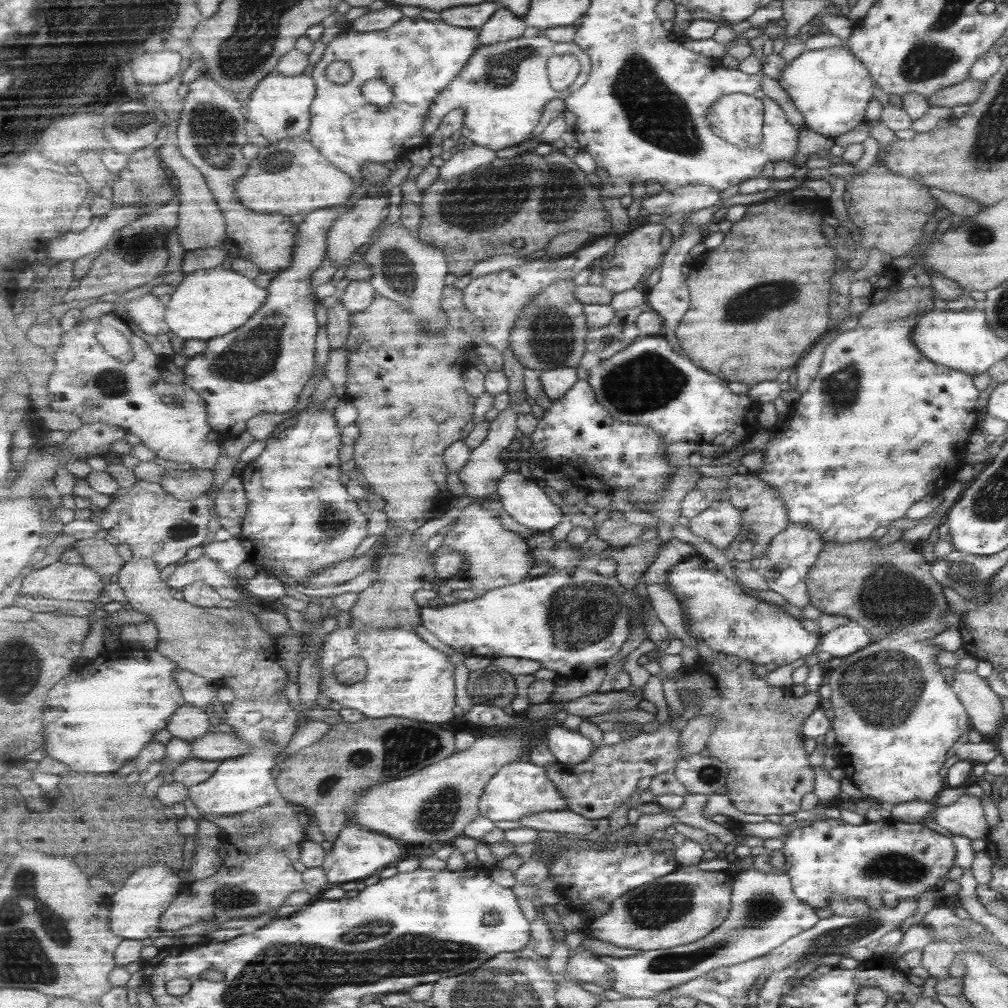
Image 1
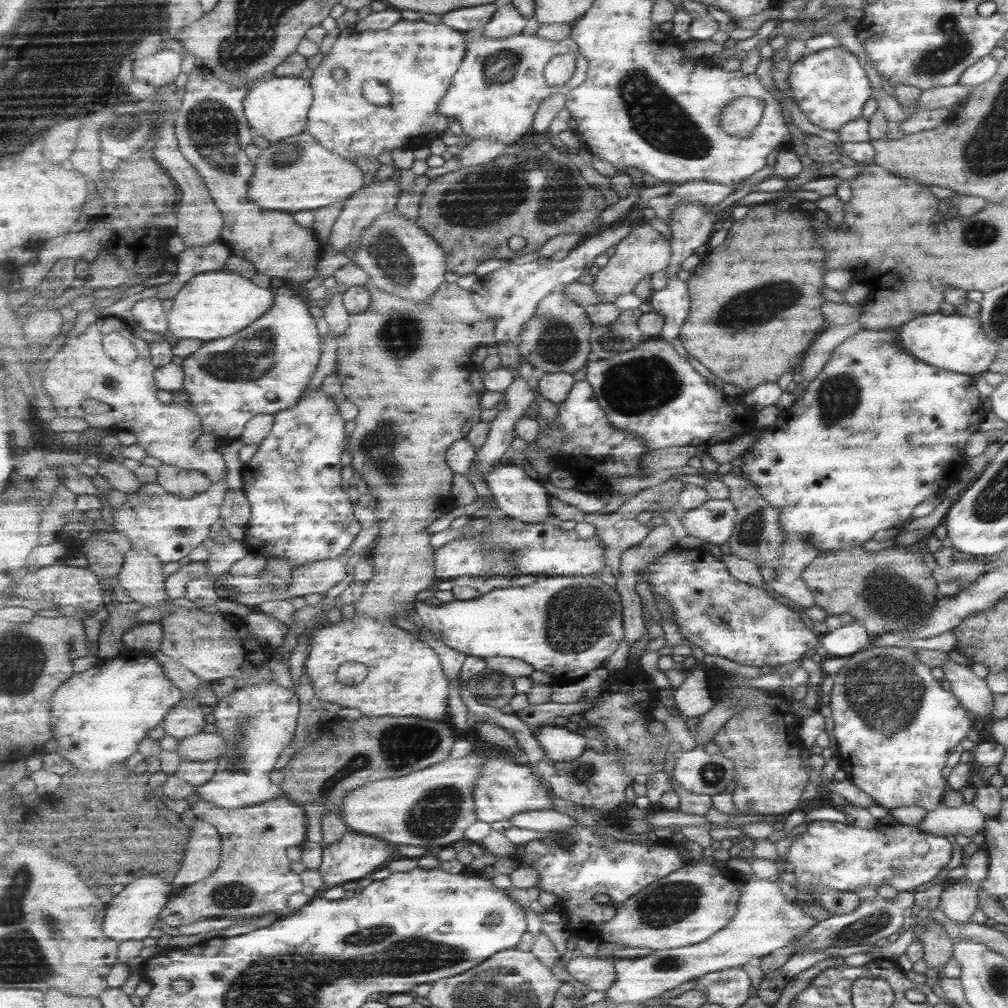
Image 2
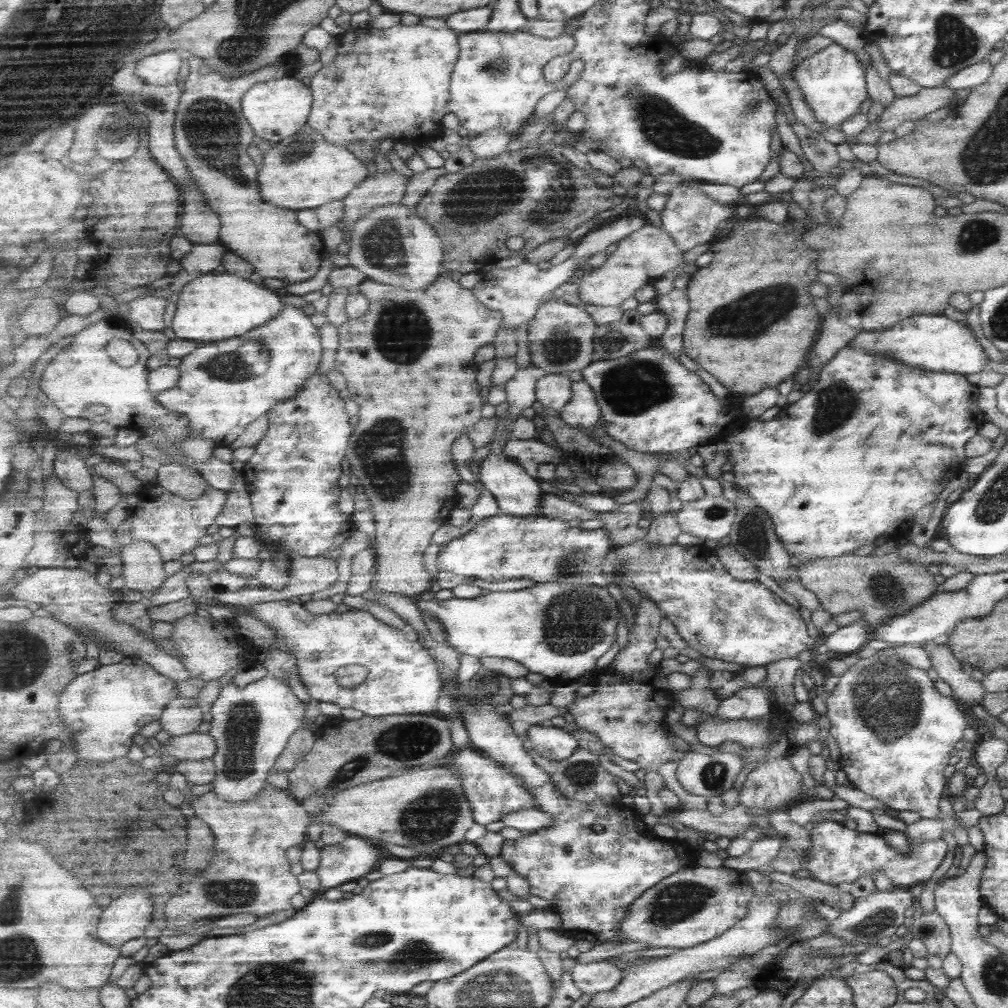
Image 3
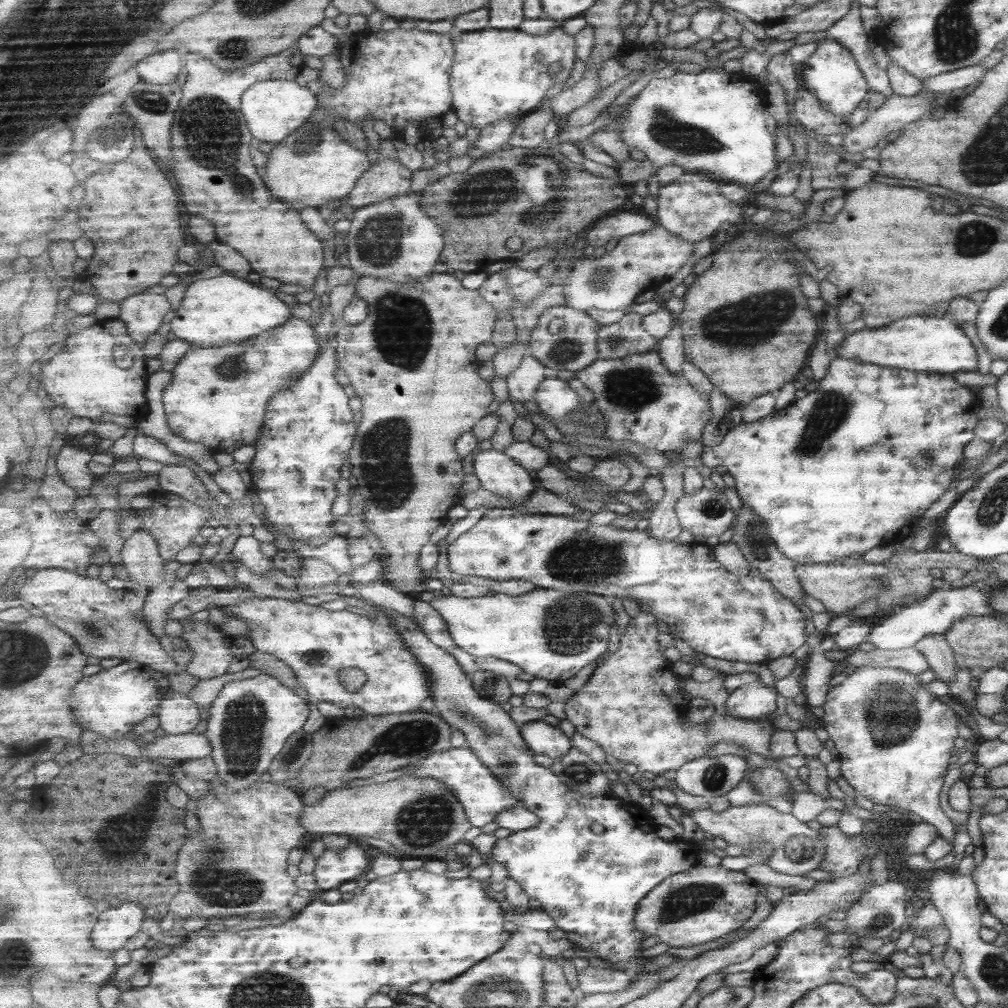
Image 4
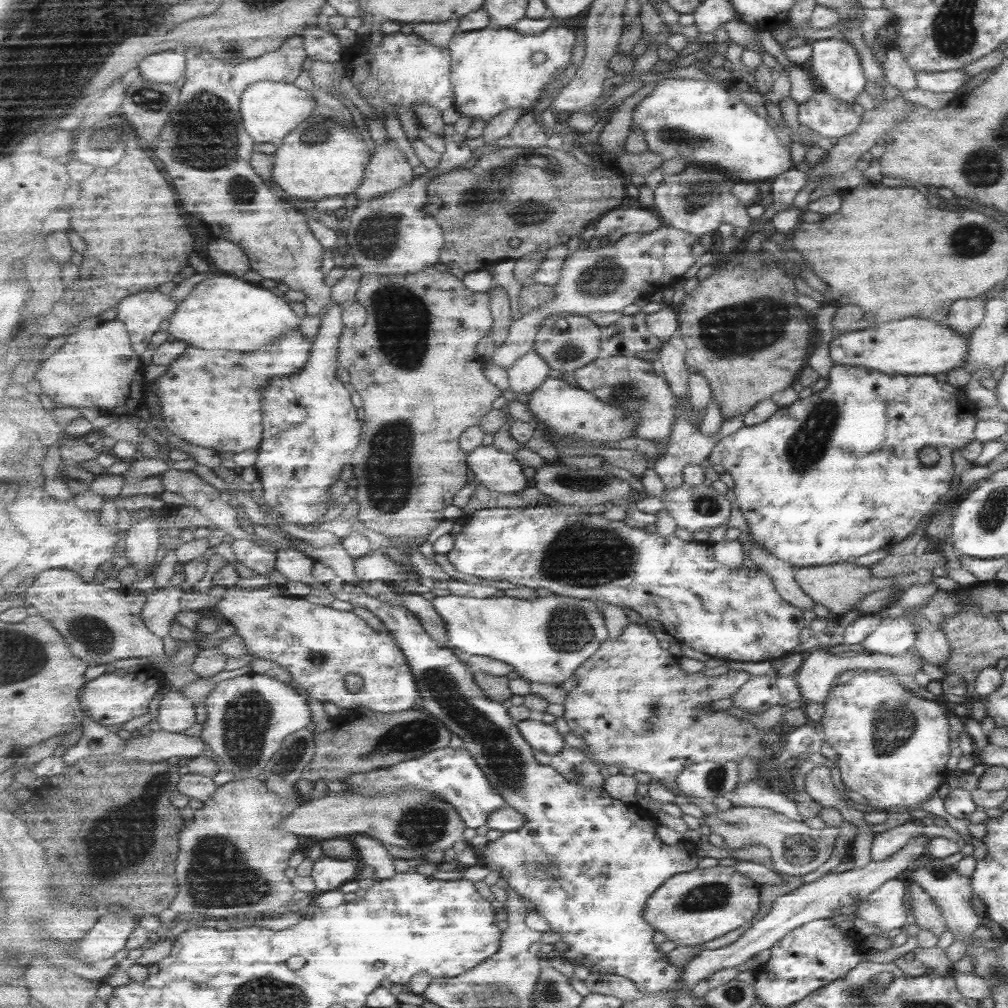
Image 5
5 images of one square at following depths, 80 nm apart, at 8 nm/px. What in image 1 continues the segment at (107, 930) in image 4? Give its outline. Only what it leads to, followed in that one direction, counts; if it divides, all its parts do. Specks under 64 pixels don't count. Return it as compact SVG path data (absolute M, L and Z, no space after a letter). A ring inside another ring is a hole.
M153 863L135 869L134 874L127 879L127 884L111 897L111 930L124 940L150 938L153 932L160 931L162 916L180 895L179 886L182 881L182 870L178 871L163 863Z

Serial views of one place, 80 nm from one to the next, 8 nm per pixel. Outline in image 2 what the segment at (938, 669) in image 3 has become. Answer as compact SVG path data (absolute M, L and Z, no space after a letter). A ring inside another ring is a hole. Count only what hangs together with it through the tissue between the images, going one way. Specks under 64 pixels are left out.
M948 660L939 666L945 674L945 680L949 682L949 690L957 699L957 702L969 710L970 716L979 722L983 722L986 730L988 720L992 714L992 692L987 688L984 679L977 677L969 666Z

